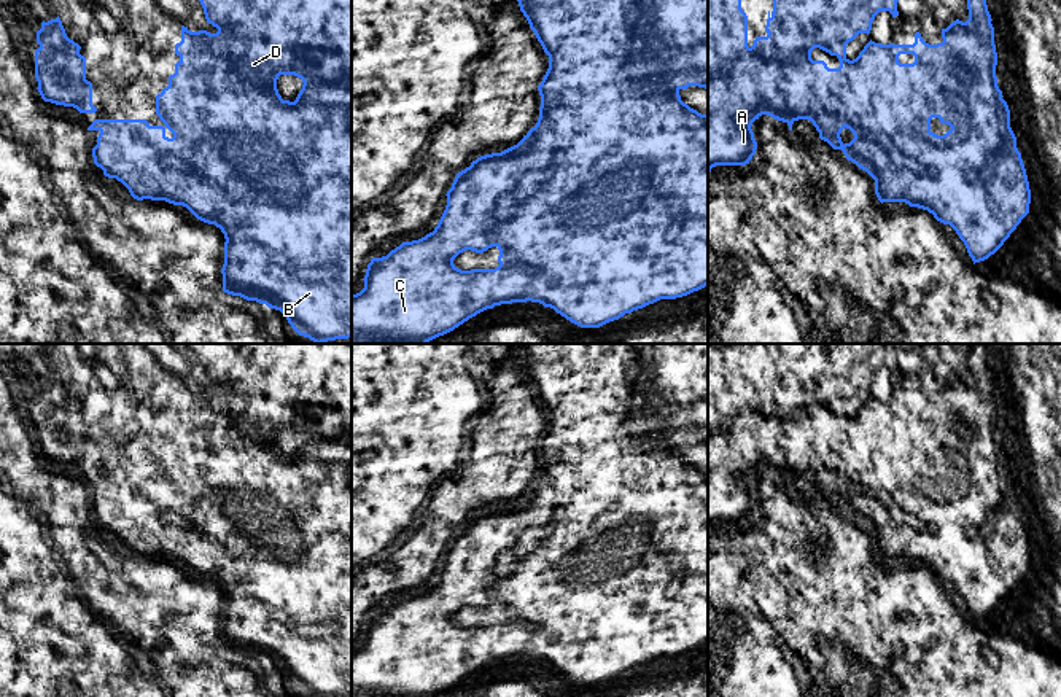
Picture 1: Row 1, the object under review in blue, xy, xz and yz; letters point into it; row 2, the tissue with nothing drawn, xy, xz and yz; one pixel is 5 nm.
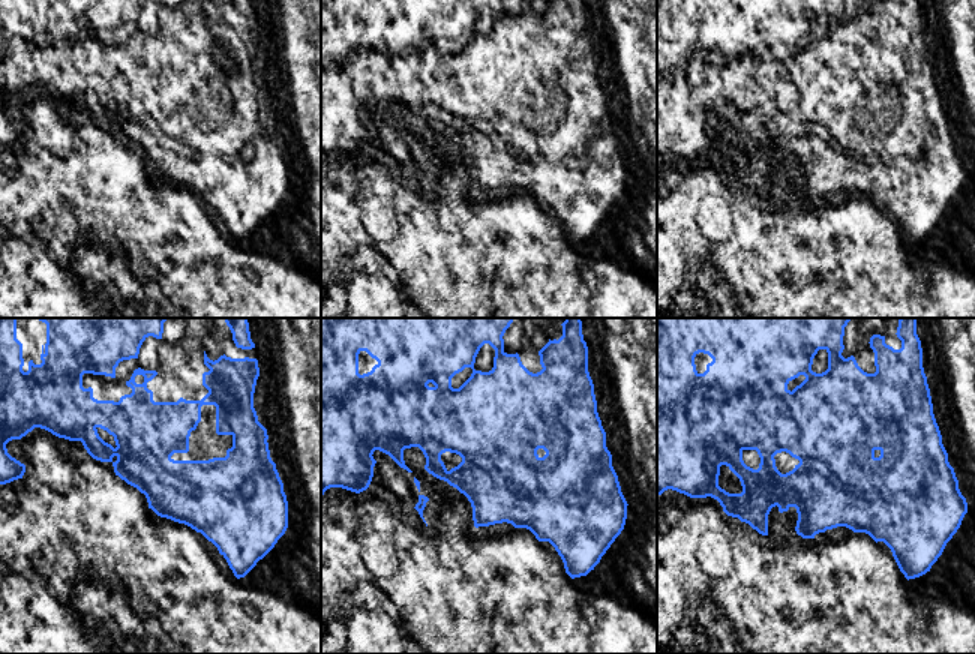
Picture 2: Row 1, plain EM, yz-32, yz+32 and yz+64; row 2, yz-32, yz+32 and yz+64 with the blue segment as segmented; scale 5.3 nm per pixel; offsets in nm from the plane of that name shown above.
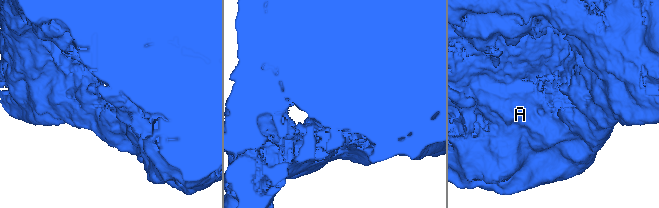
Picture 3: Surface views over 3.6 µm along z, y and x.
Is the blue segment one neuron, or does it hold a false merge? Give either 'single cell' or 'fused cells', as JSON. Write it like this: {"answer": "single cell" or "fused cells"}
{"answer": "single cell"}

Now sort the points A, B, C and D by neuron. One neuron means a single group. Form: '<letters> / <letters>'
A B C D

